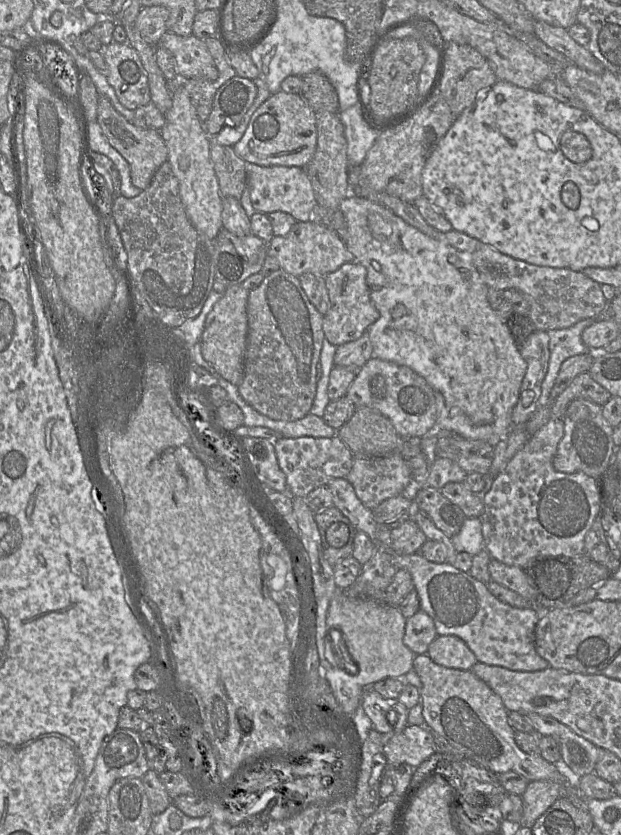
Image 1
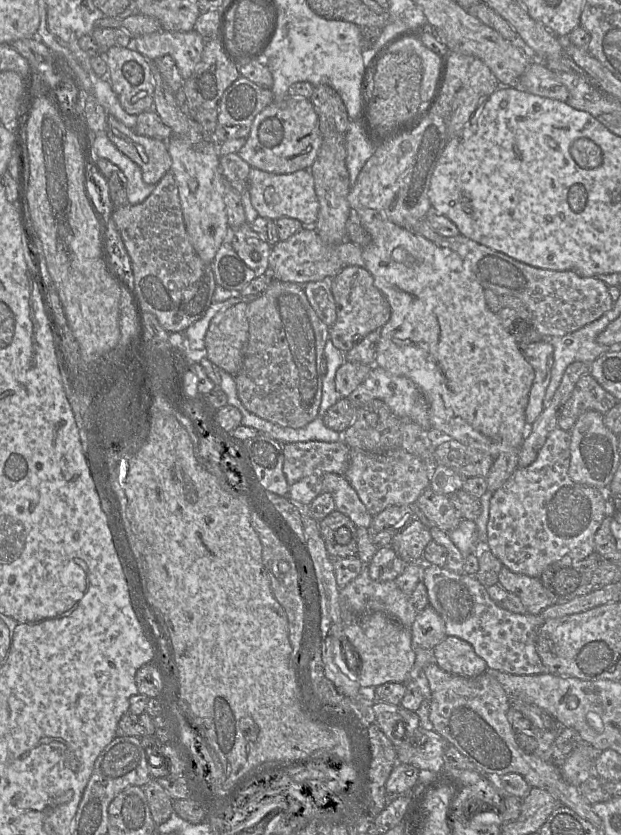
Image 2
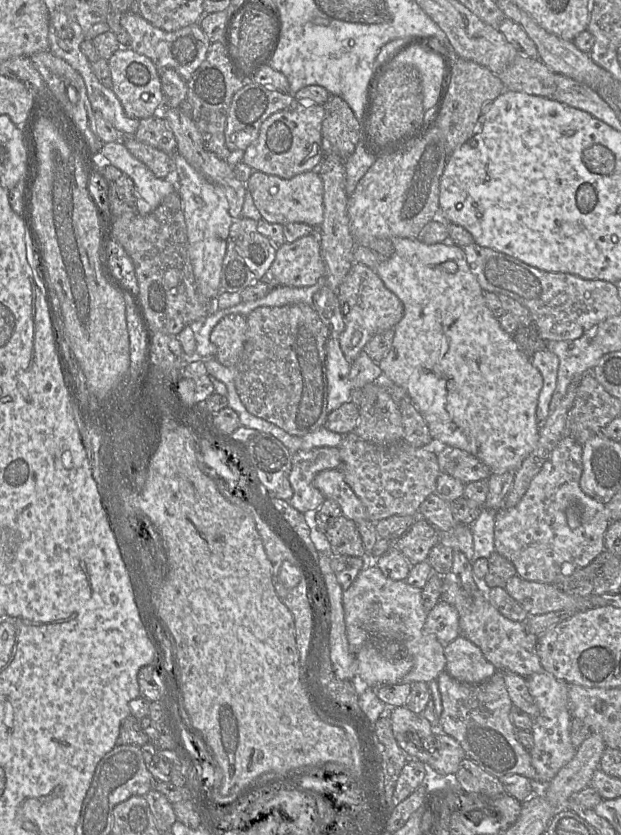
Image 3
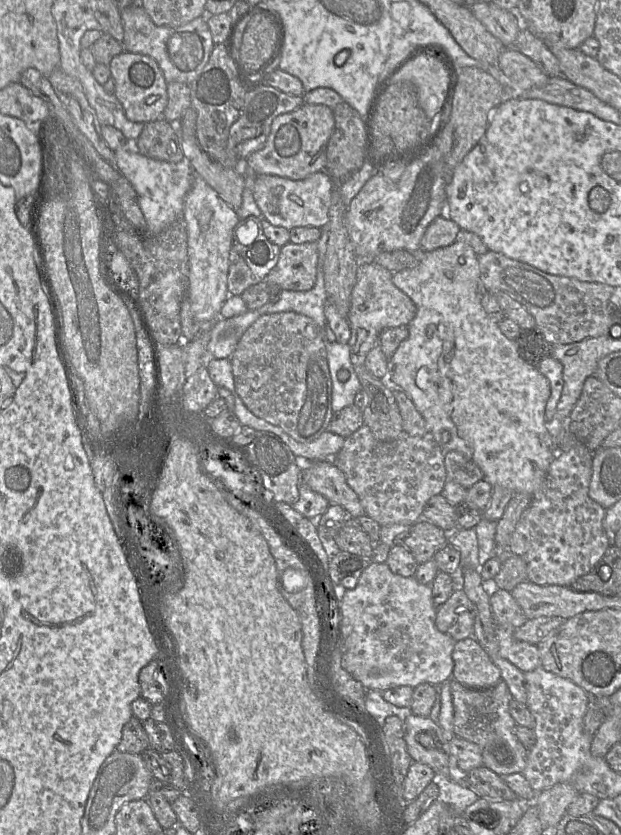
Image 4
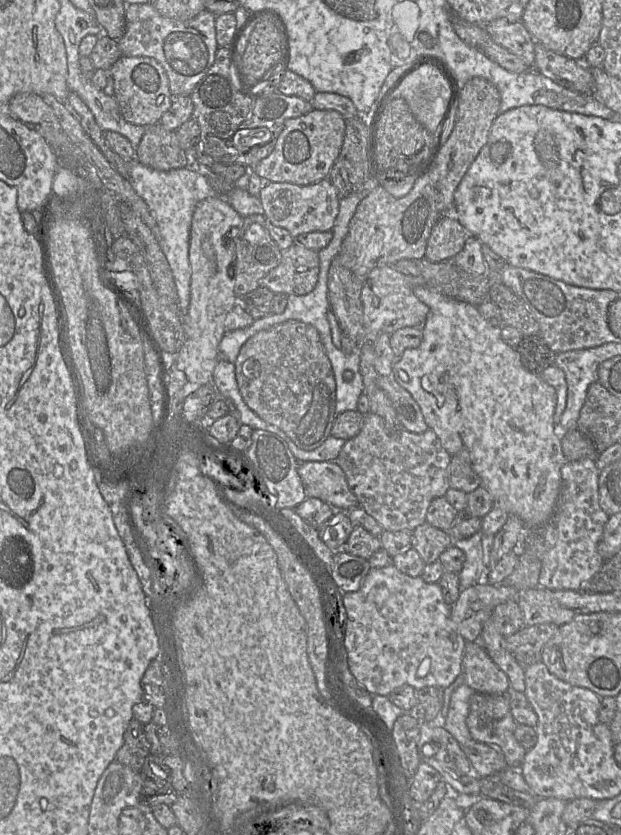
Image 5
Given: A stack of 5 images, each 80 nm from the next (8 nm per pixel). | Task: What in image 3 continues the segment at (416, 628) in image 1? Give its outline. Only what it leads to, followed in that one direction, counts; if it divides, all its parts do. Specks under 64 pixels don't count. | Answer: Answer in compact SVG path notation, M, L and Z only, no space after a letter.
M439 601L428 611L424 630L433 634L445 647L455 638L460 636L459 616L457 610L444 601Z

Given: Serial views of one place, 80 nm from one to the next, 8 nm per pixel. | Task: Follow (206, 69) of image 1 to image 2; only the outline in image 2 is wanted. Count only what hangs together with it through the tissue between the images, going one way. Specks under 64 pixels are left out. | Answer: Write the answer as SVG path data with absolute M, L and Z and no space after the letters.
M194 29L188 32L158 31L132 38L132 48L148 60L170 55L186 80L202 59L205 40Z

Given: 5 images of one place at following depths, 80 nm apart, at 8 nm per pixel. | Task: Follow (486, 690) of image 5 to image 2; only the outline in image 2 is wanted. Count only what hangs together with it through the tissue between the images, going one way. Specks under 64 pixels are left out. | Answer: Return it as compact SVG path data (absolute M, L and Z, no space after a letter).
M446 636L433 649L435 663L444 671L462 677L475 677L488 669L473 647L455 636Z

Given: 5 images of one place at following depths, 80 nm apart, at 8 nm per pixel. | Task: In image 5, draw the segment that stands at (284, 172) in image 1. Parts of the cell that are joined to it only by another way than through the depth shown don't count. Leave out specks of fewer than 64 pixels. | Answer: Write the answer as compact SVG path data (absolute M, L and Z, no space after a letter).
M328 178L309 185L270 181L261 190L259 199L268 222L288 230L294 238L309 232L332 231L339 214L340 196Z

